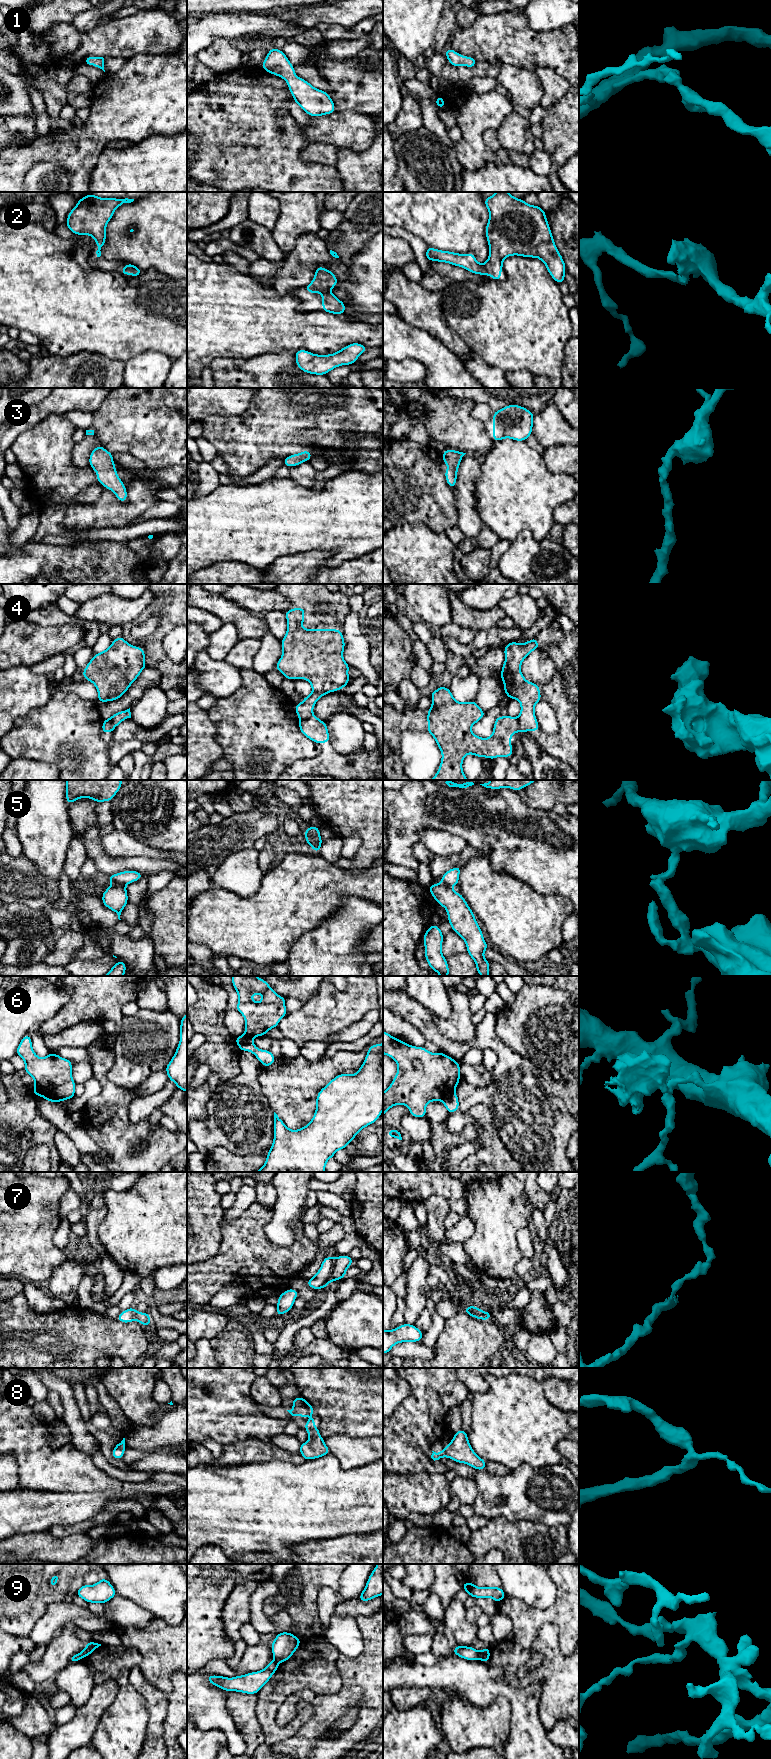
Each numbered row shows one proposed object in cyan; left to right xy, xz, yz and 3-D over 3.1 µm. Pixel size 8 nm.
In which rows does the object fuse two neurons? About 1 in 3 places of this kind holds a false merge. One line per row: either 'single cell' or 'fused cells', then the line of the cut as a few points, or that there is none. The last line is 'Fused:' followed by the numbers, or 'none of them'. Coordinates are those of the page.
1: single cell | no cut
2: single cell | no cut
3: single cell | no cut
4: fused cells | yz (516, 718), (521, 730)
5: fused cells | xy (113, 883), (124, 886)
6: fused cells | xy (35, 1085), (53, 1101)
7: fused cells | xz (335, 1258), (331, 1280)
8: single cell | no cut
9: fused cells | xy (79, 1653), (81, 1658)
Fused: 4, 5, 6, 7, 9

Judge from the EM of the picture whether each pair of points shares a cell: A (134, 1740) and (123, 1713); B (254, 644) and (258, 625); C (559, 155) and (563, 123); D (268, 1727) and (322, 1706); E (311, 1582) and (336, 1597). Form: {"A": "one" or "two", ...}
{"A": "one", "B": "two", "C": "one", "D": "two", "E": "two"}

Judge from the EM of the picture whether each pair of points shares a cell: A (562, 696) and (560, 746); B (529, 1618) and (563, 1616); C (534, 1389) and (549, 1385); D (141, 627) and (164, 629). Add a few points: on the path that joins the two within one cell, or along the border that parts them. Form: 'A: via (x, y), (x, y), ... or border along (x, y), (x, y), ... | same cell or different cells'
A: via (565, 708), (565, 734) | same cell
B: via (537, 1618), (555, 1616) | same cell
C: border along (541, 1382), (544, 1396), (555, 1407) | different cells
D: border along (160, 611), (157, 628), (135, 639) | different cells

